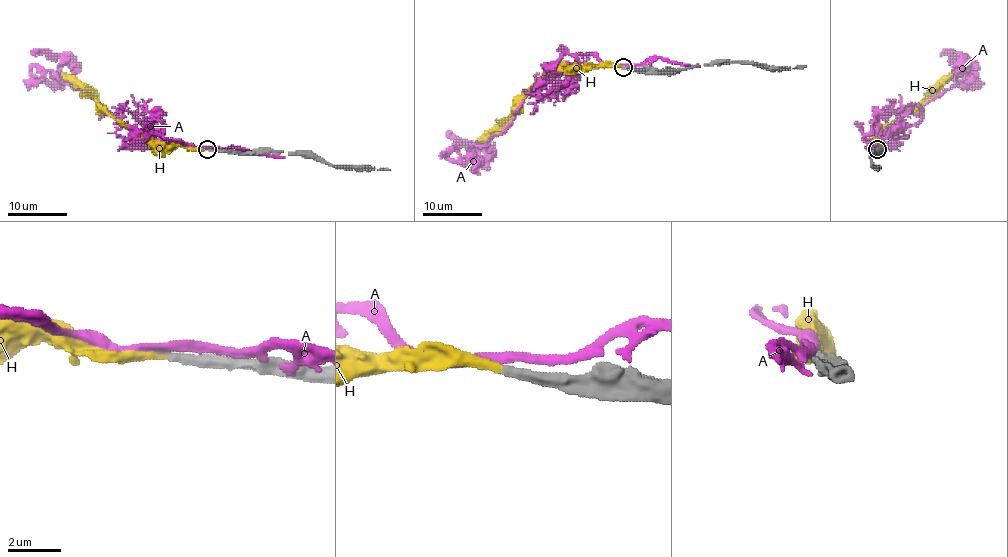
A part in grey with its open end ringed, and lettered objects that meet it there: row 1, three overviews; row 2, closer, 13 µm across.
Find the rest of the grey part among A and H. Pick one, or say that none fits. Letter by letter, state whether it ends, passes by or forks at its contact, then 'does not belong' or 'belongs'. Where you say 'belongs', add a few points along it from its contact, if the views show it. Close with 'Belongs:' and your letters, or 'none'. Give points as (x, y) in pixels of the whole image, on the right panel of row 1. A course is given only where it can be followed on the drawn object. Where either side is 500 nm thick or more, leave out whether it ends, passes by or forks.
A: it passes by; does not belong
H: it ends there; belongs; it runs (876, 149), (878, 136), (901, 115), (910, 112), (949, 72)
Belongs: H

